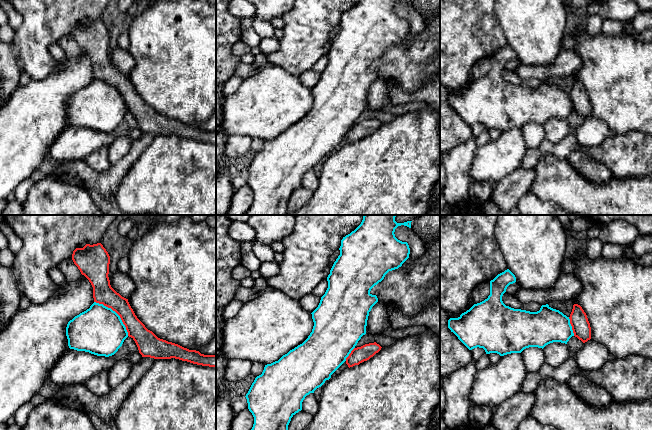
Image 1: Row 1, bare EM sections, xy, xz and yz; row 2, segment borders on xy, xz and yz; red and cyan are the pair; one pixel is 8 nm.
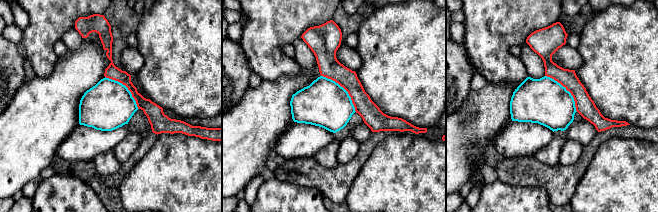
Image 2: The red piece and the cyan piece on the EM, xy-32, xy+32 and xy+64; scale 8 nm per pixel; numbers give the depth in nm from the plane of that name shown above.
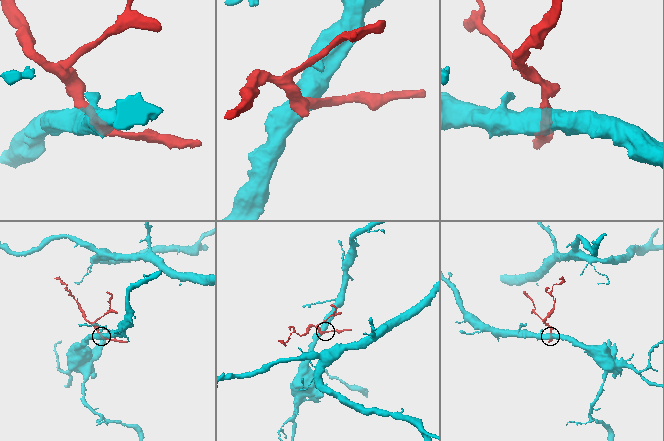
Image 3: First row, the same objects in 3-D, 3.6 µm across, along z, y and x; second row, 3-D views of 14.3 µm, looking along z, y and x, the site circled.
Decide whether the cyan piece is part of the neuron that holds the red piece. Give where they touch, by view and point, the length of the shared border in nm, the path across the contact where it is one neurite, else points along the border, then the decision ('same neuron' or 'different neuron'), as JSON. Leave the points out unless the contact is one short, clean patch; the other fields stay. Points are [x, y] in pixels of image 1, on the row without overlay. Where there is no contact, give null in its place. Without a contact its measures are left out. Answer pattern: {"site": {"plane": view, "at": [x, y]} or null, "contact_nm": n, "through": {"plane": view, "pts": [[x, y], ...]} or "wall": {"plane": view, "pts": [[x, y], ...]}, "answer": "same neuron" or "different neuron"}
{"site": {"plane": "xy", "at": [116, 88]}, "contact_nm": 400, "wall": {"plane": "xy", "pts": [[94, 77], [110, 83], [119, 92], [128, 111]]}, "answer": "different neuron"}

